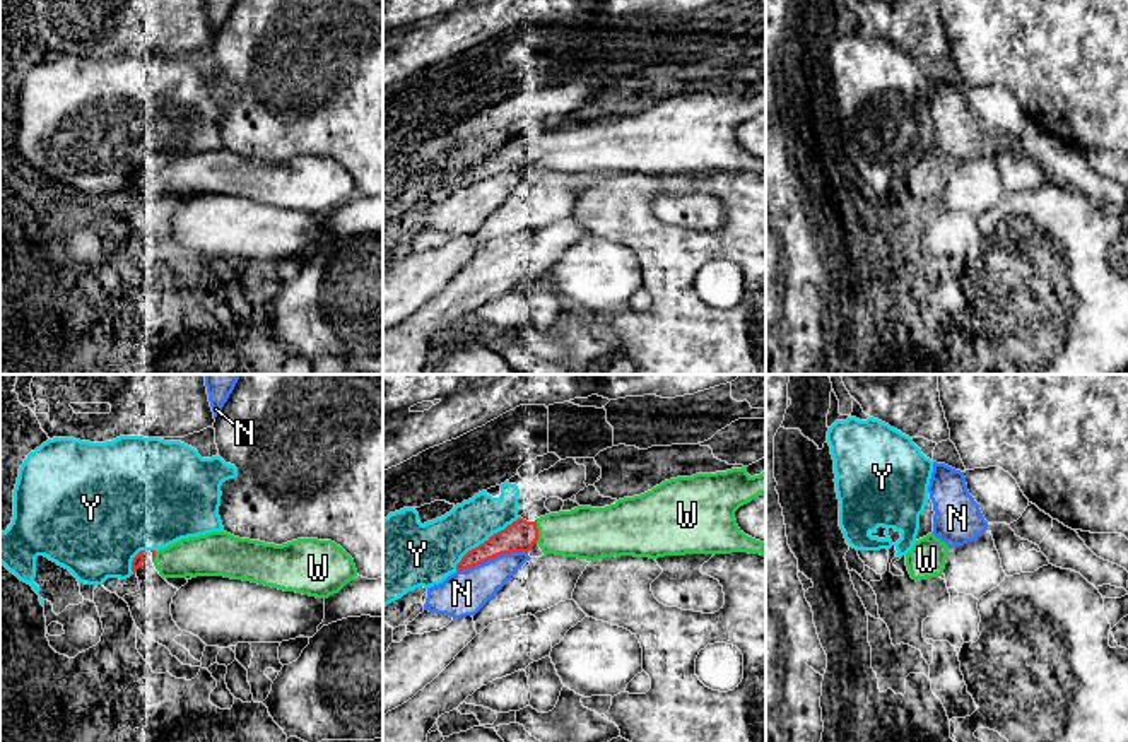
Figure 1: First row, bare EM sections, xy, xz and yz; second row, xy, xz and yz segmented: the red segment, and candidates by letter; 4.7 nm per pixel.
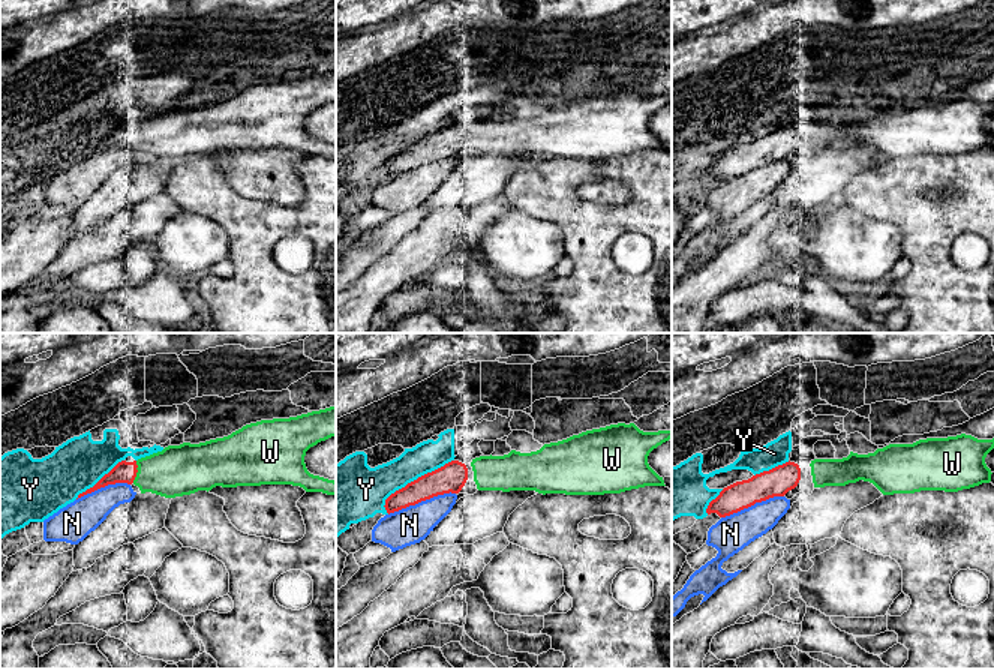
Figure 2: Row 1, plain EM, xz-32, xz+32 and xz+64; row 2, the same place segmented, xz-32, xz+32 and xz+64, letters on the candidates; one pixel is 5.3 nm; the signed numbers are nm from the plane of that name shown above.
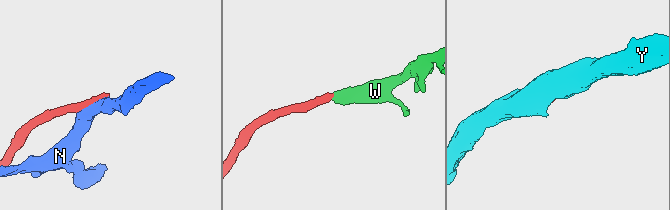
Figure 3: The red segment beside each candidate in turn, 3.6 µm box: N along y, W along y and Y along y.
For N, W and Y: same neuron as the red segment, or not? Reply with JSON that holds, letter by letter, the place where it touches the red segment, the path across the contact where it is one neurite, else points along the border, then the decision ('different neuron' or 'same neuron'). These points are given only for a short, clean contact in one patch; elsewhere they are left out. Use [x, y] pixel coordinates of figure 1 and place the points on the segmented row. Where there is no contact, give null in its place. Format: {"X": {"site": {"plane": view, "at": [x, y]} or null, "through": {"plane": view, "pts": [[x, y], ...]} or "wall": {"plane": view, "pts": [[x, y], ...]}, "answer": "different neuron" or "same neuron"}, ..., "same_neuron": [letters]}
{"N": {"site": {"plane": "xz", "at": [491, 558]}, "answer": "different neuron"}, "W": {"site": {"plane": "xz", "at": [537, 532]}, "answer": "same neuron"}, "Y": {"site": {"plane": "xz", "at": [486, 541]}, "answer": "different neuron"}, "same_neuron": ["W"]}

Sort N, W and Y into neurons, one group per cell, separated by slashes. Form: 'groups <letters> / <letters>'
groups N / W / Y

